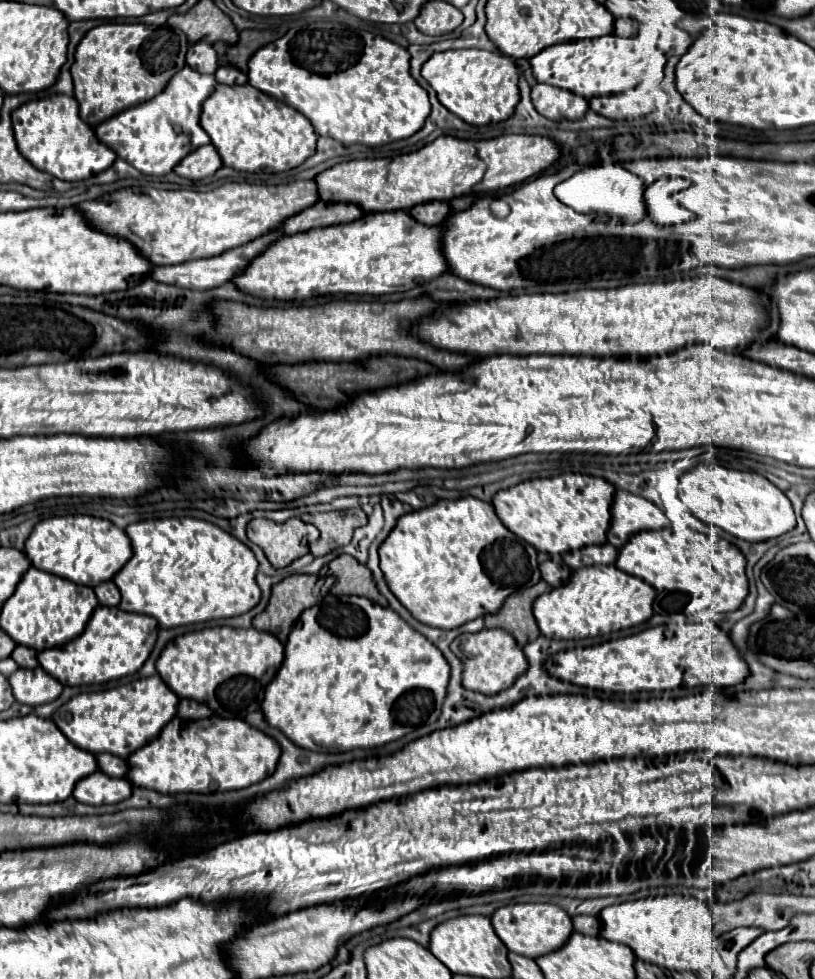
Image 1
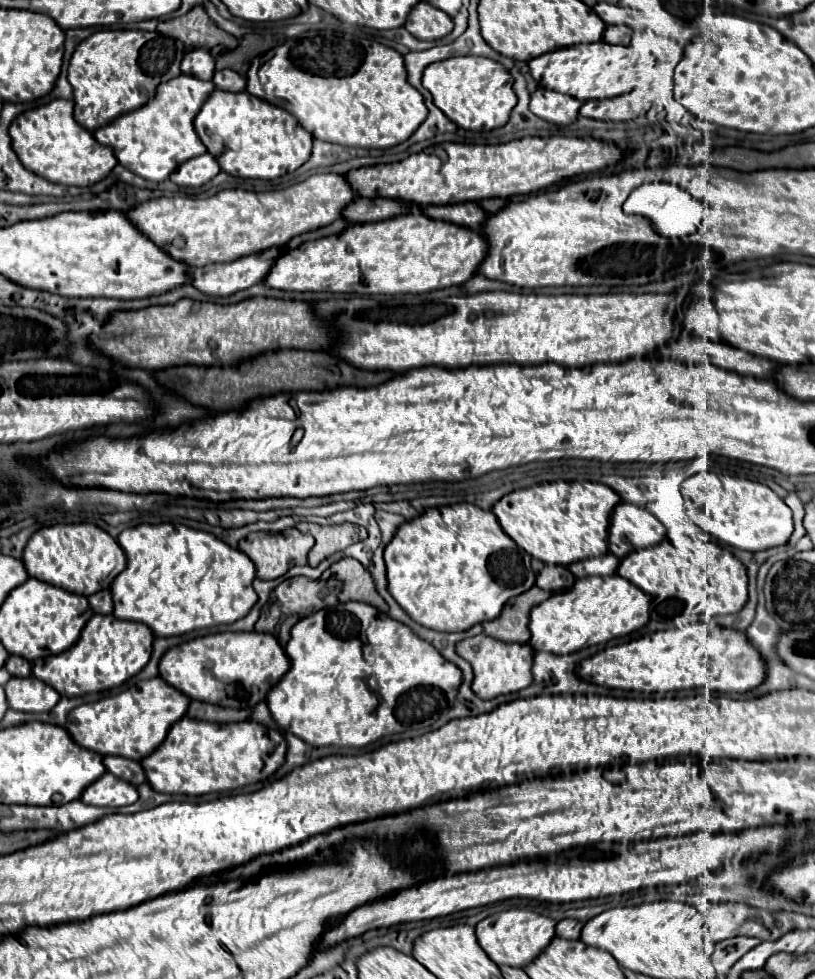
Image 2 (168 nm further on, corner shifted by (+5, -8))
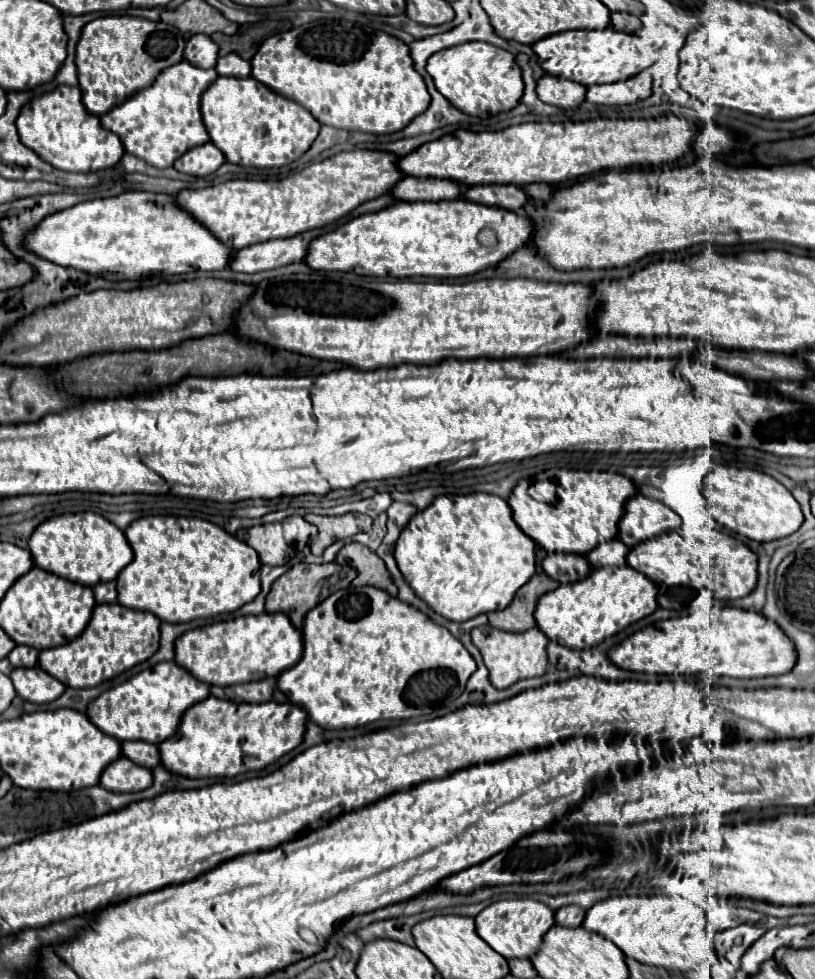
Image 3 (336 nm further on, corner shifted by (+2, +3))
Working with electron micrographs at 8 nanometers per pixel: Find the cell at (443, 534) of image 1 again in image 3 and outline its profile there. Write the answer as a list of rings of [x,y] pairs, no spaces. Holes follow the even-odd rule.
[[[472,493],[472,495],[440,495],[434,499],[434,503],[430,507],[426,507],[424,511],[416,513],[416,517],[412,517],[412,521],[408,523],[408,531],[406,533],[406,527],[404,527],[404,533],[400,535],[398,543],[396,543],[396,551],[394,551],[394,557],[396,557],[396,563],[404,575],[404,579],[408,581],[408,585],[416,591],[418,597],[422,597],[436,613],[444,615],[446,619],[452,619],[452,621],[468,621],[480,613],[490,613],[490,611],[498,611],[498,609],[506,609],[510,605],[510,601],[514,599],[516,591],[530,581],[530,577],[534,575],[536,571],[536,543],[516,525],[514,517],[512,517],[512,509],[508,505],[506,499],[498,497],[498,495],[492,495],[492,493]]]

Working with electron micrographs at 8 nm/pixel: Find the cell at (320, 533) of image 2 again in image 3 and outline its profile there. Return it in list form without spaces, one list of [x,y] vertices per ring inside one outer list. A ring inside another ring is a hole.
[[[348,513],[348,515],[340,515],[340,517],[306,515],[304,519],[318,527],[318,537],[316,537],[314,545],[310,547],[314,555],[322,555],[324,549],[326,549],[328,545],[332,545],[334,541],[344,539],[344,537],[352,537],[354,533],[358,533],[356,517],[354,517],[352,513]]]

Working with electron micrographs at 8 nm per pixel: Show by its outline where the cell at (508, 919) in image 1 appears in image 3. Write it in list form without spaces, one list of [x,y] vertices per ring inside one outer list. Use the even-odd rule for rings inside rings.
[[[508,899],[508,901],[496,901],[488,905],[484,911],[476,915],[476,933],[502,957],[531,958],[540,943],[544,933],[554,925],[554,911],[534,899]]]

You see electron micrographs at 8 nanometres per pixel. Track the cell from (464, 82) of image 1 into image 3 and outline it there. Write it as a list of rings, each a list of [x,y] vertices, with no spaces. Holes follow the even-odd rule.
[[[470,41],[442,49],[428,59],[426,71],[432,75],[436,89],[440,89],[456,109],[482,119],[514,109],[524,91],[524,81],[514,55],[484,41]]]

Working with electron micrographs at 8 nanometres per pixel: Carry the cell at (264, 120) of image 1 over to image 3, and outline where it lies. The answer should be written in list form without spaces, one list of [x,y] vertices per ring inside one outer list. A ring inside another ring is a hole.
[[[218,77],[202,95],[202,121],[210,133],[212,143],[226,155],[226,161],[246,167],[282,167],[296,159],[300,159],[312,145],[312,141],[318,137],[320,123],[312,117],[308,109],[304,109],[300,103],[290,101],[266,85],[258,83],[256,79],[236,79],[236,77]]]

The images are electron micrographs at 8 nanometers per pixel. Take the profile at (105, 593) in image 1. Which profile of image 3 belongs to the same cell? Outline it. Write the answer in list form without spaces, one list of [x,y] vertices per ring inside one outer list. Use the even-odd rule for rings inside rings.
[[[116,581],[98,583],[98,585],[94,587],[94,597],[96,597],[96,603],[116,603],[116,601],[118,601]]]

